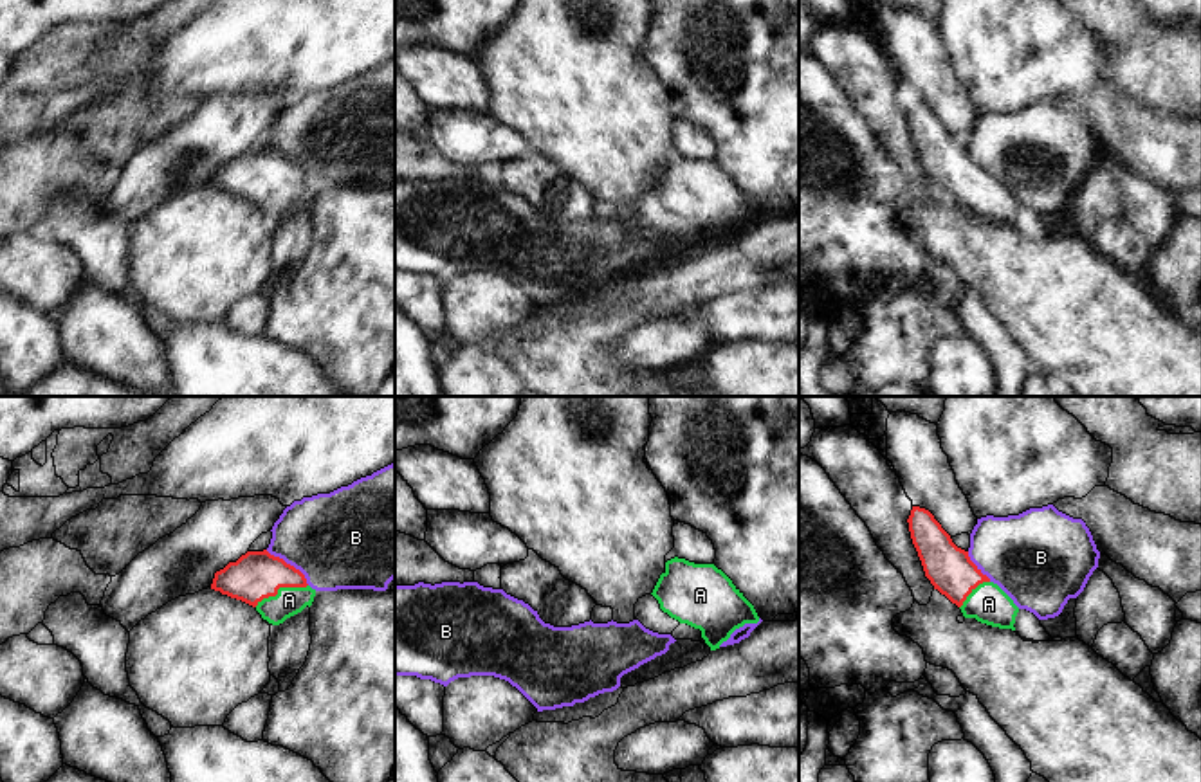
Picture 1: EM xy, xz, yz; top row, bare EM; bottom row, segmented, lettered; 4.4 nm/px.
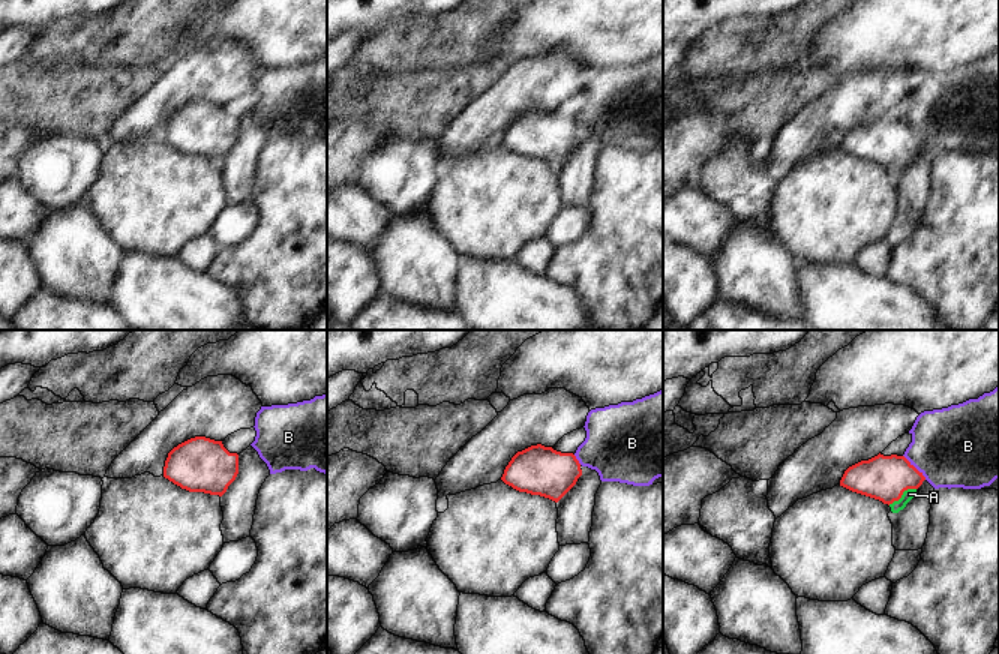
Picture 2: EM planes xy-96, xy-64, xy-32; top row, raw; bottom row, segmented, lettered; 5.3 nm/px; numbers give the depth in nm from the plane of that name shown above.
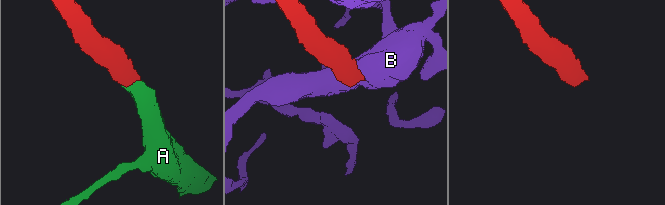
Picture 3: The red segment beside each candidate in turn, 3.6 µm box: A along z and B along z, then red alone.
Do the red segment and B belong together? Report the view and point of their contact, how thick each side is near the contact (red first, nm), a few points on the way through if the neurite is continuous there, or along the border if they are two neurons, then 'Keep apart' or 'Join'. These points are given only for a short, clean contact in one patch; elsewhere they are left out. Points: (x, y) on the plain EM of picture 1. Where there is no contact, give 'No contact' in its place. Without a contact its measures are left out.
Touches red at xy (289, 161). Thickness 220 nm (red) against 440 nm. Keep apart.

